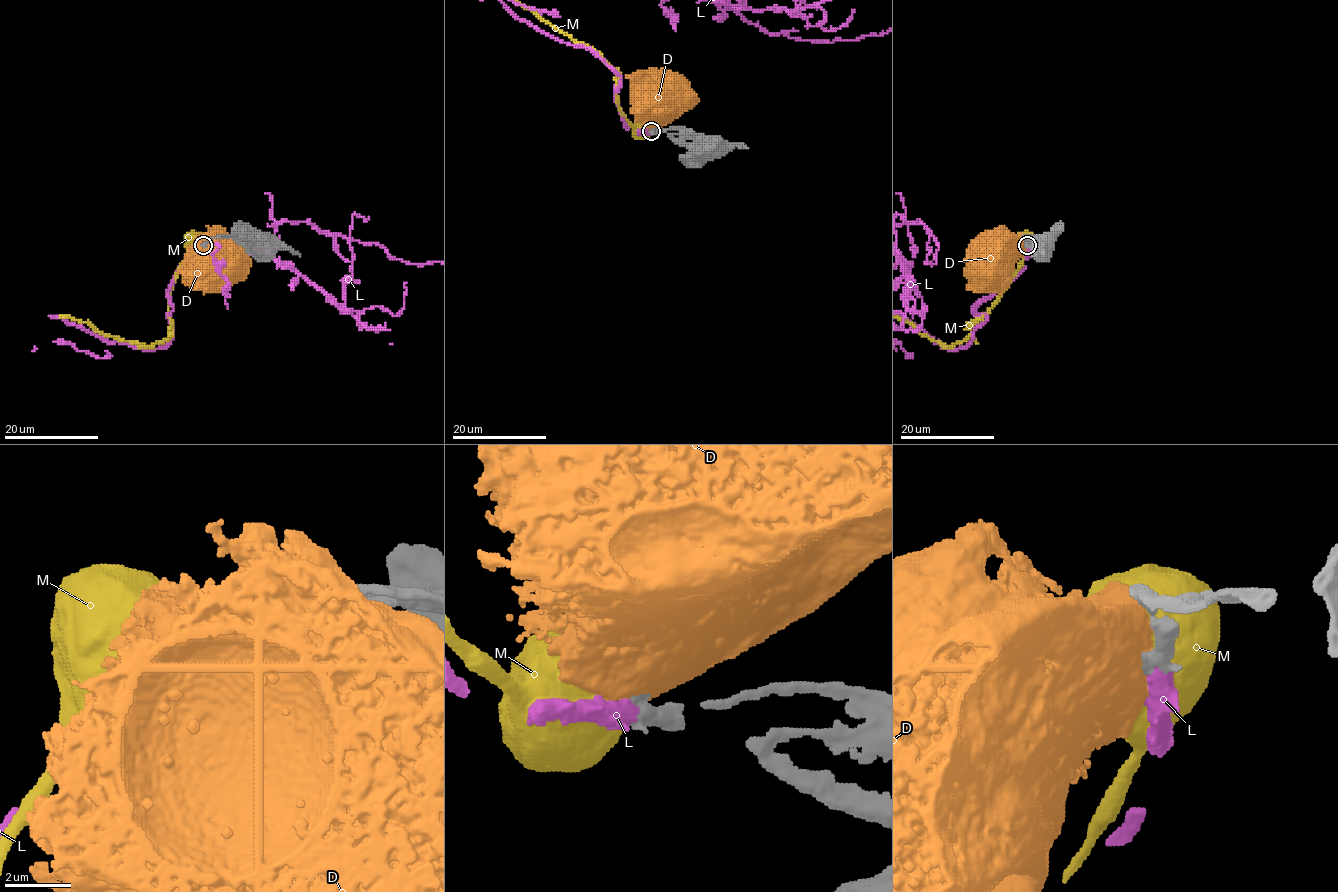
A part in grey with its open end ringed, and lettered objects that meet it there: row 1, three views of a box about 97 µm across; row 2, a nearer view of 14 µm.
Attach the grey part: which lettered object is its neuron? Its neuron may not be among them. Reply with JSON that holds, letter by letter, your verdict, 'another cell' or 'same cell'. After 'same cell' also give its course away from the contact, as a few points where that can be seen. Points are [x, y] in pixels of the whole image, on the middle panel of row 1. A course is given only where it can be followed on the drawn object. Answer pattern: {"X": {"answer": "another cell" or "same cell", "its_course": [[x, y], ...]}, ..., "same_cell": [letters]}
{"D": {"answer": "another cell"}, "L": {"answer": "same cell"}, "M": {"answer": "another cell"}, "same_cell": ["L"]}

